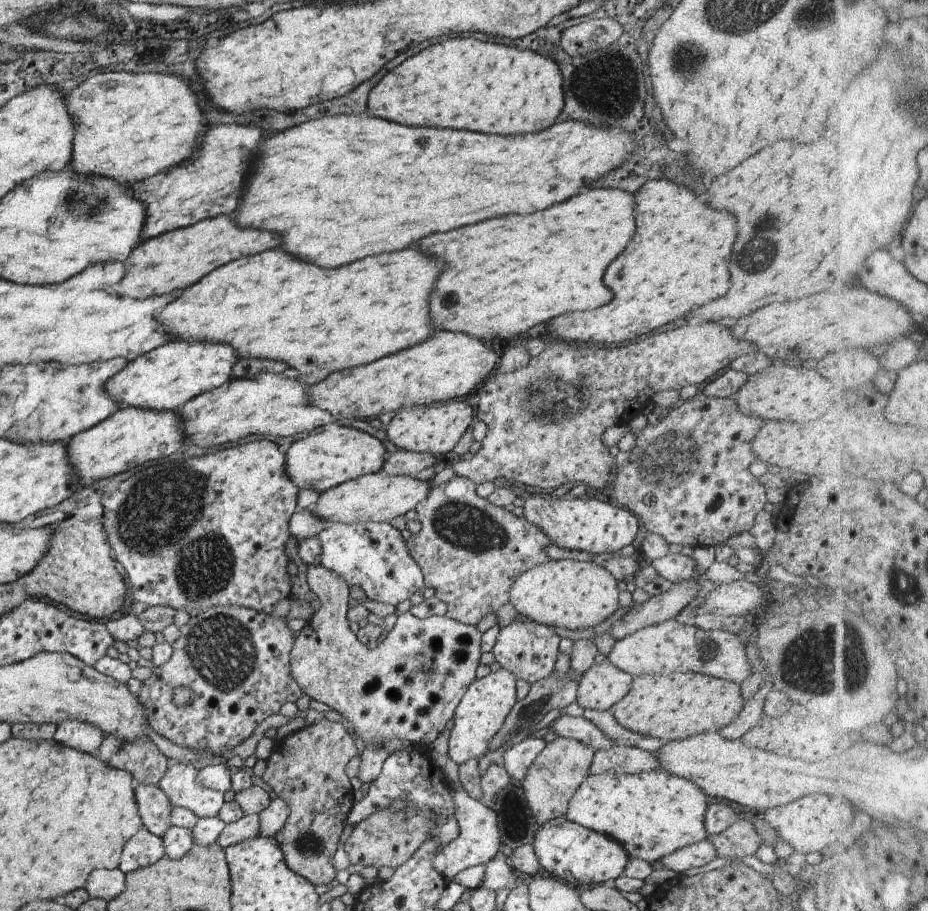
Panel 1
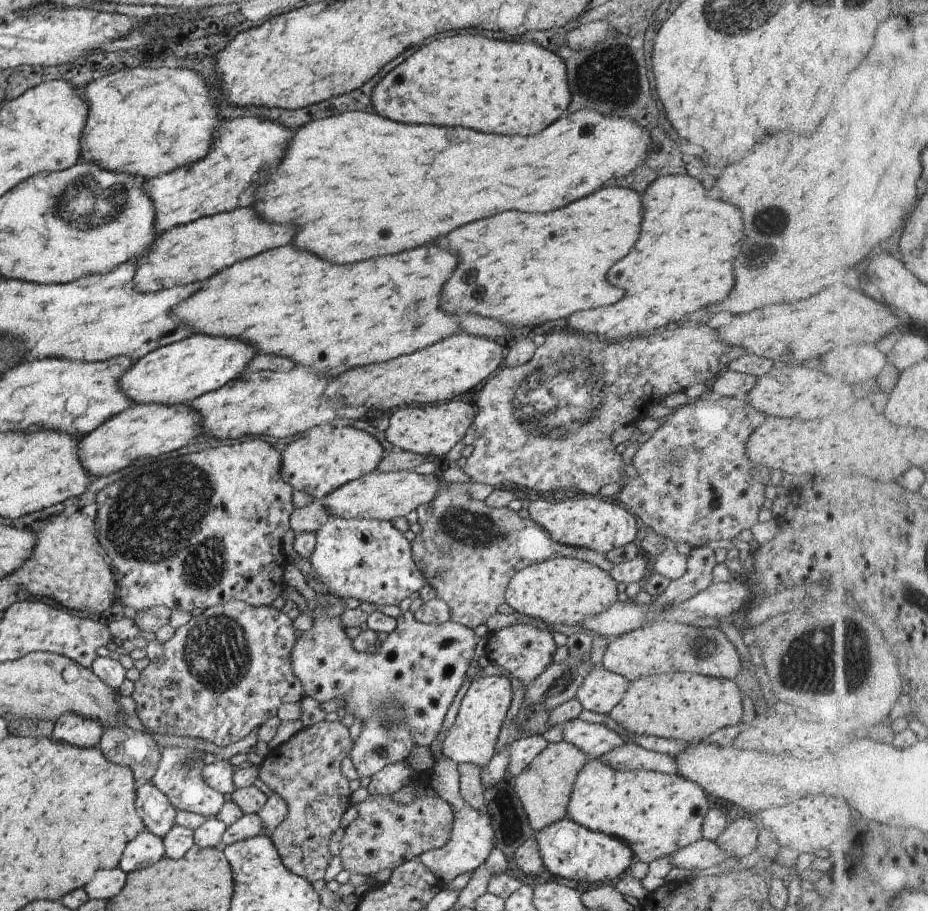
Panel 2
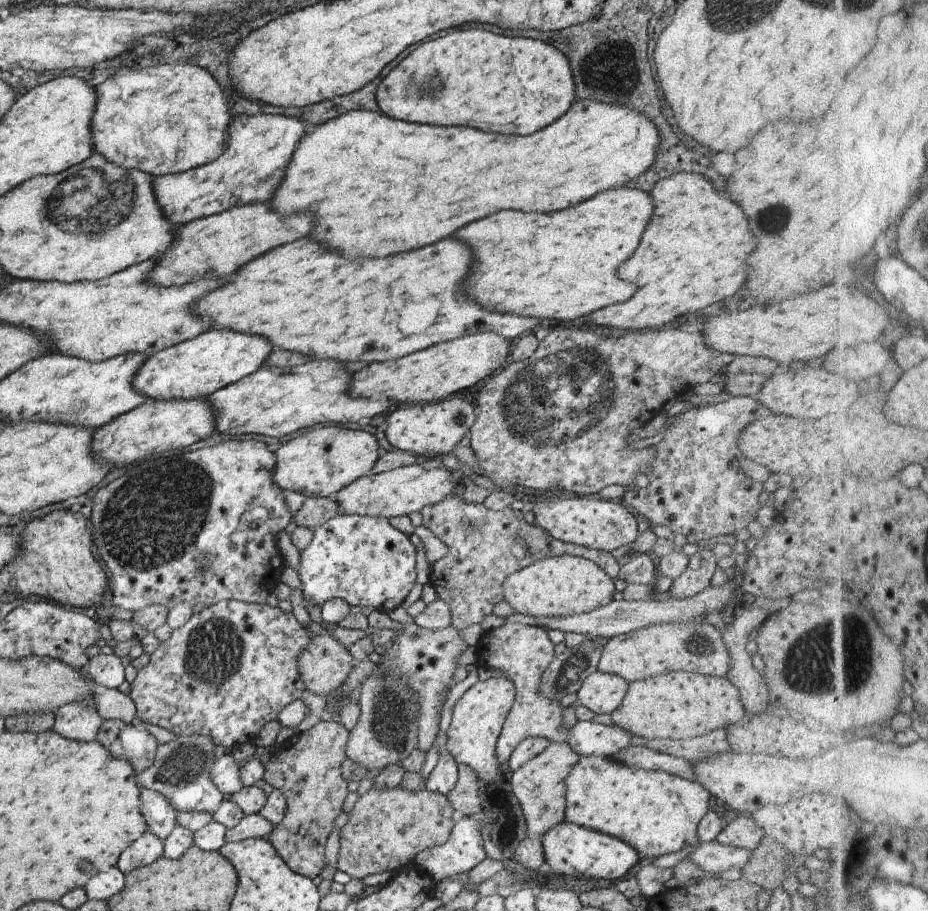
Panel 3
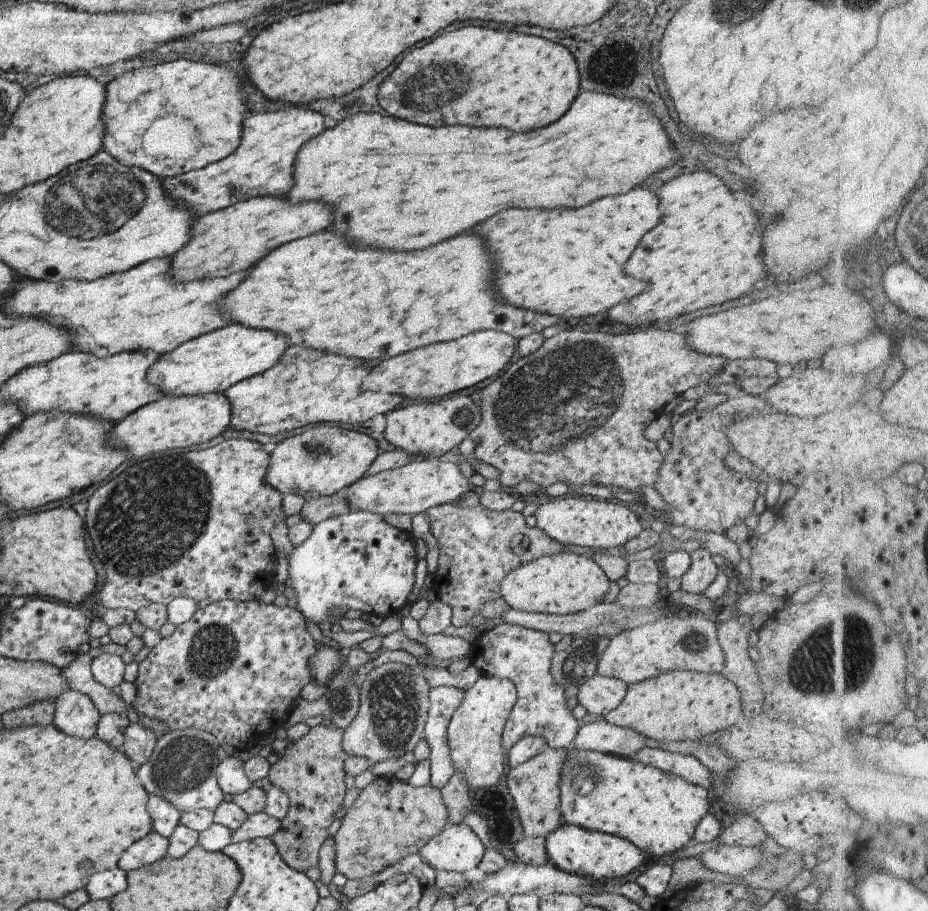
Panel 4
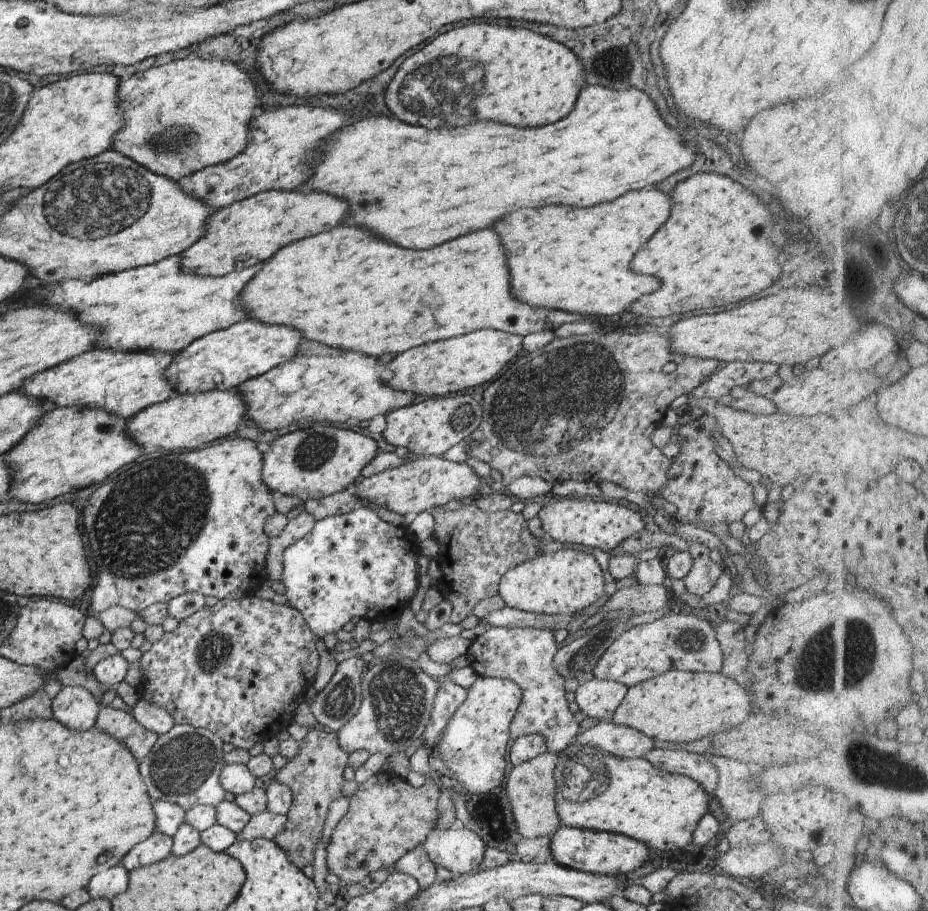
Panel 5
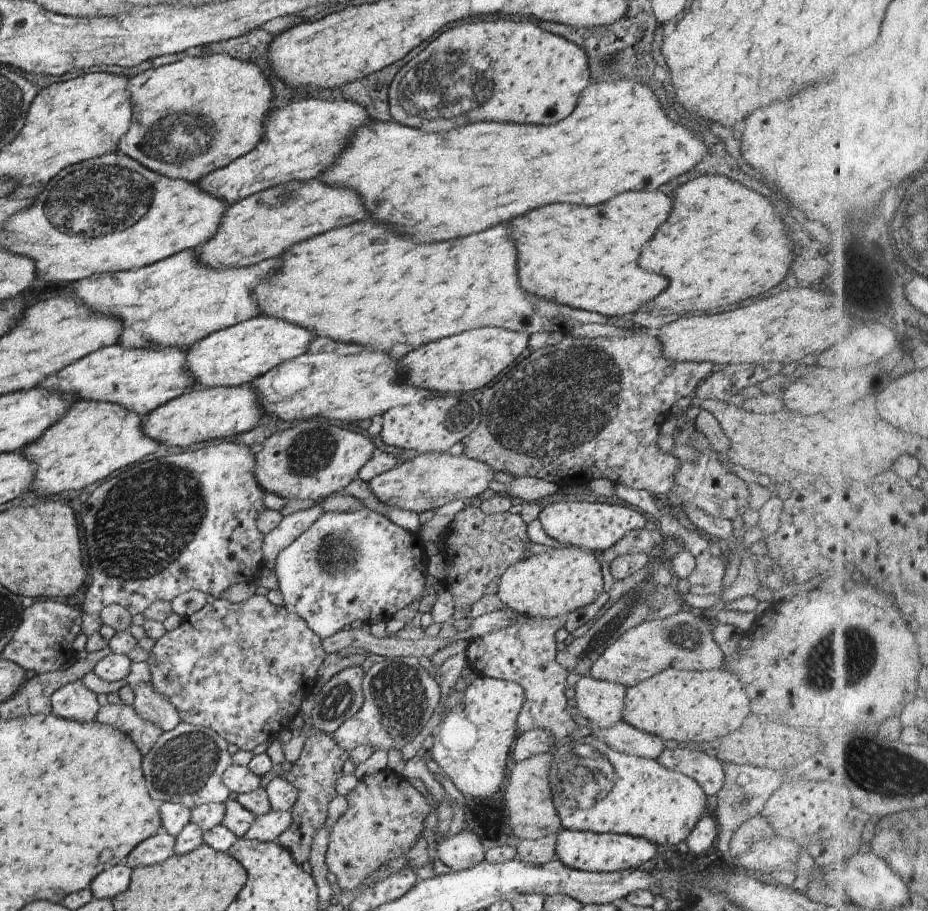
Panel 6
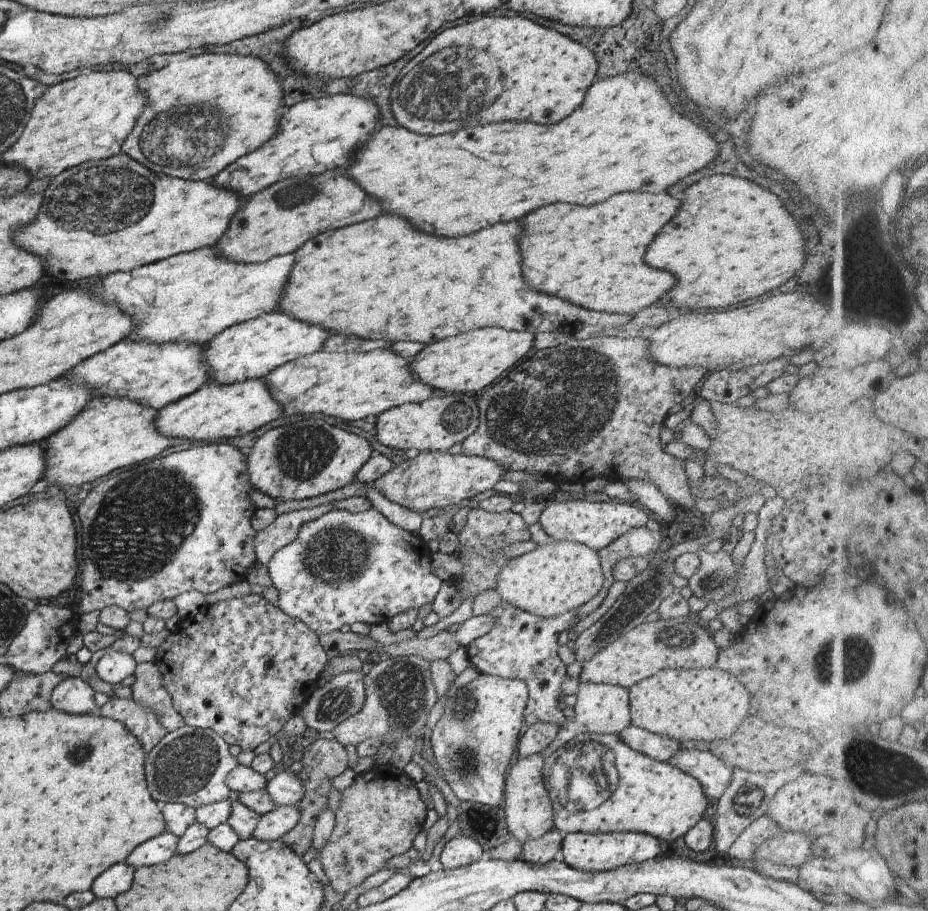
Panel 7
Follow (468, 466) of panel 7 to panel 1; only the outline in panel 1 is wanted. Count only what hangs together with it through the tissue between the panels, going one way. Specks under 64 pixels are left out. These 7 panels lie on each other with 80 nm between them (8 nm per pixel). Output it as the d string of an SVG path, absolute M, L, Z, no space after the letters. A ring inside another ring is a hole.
M381 468L377 472L361 475L318 493L318 499L310 509L317 518L330 523L388 523L391 518L414 508L417 501L426 497L428 490L429 486L425 481L407 475L389 476Z

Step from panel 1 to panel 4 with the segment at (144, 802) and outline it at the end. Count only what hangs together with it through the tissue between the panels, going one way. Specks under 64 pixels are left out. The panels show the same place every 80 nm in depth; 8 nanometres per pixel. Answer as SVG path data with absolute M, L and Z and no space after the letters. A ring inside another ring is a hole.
M147 794L146 811L150 818L150 828L162 837L169 838L180 822L180 812L163 797Z

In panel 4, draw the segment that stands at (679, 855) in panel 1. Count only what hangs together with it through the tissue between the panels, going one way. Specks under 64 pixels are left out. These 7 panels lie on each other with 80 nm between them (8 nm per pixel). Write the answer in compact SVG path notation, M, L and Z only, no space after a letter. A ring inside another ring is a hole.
M718 845L696 858L711 872L729 874L745 879L747 872L757 867L761 861L762 852L760 847L742 847L737 845Z

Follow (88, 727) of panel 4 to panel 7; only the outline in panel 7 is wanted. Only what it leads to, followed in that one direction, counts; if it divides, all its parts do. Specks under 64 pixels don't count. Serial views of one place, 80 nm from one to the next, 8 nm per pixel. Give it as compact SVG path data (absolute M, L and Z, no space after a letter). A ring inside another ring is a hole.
M67 677L53 688L50 704L55 710L66 714L94 714L97 711L94 692L79 677Z

